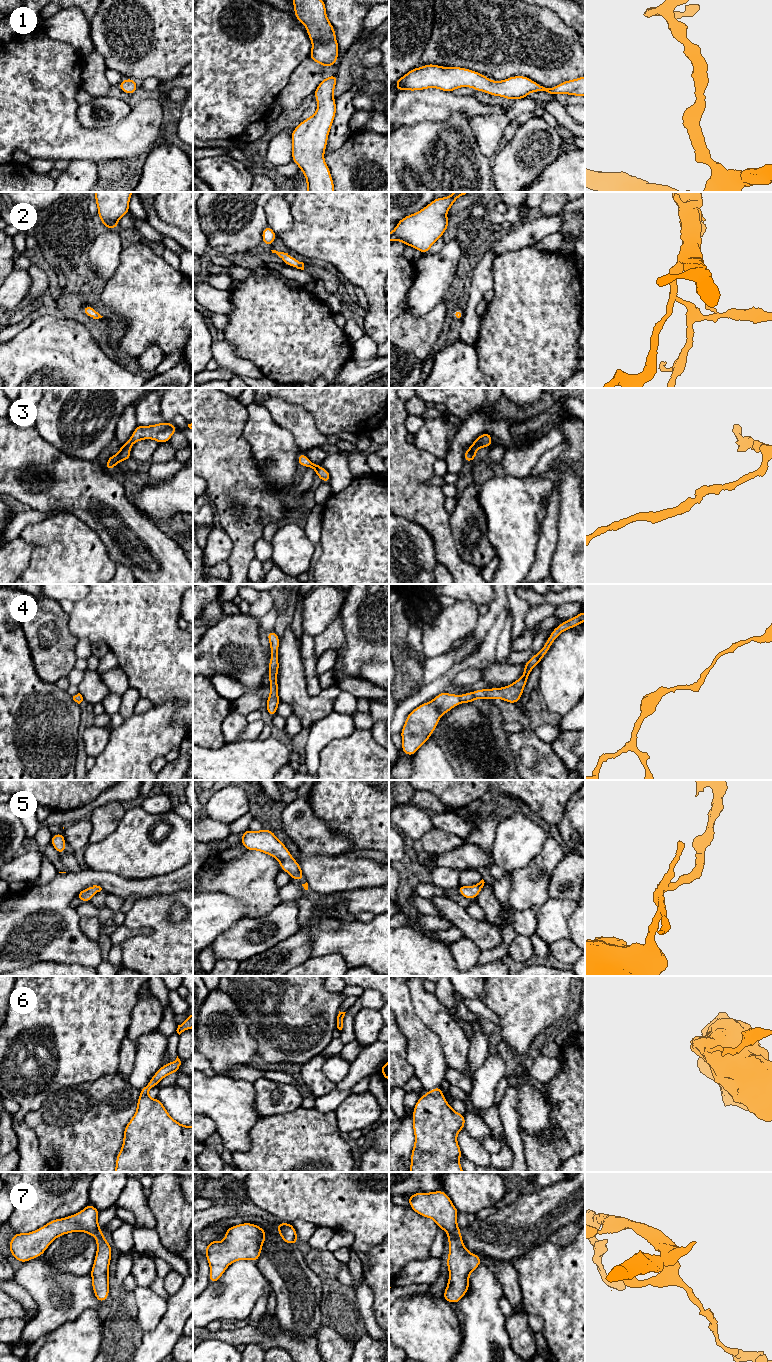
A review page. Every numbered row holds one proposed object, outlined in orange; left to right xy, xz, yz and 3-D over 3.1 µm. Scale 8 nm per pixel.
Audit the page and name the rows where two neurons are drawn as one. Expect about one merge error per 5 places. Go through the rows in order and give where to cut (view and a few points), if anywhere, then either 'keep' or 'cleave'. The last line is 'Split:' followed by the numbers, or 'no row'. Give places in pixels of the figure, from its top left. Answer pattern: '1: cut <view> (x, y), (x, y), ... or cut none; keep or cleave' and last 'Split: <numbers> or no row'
1: cut none; keep
2: cut none; keep
3: cut none; keep
4: cut none; keep
5: cut none; keep
6: cut yz (428, 1092), (440, 1094); cleave
7: cut none; keep
Split: 6

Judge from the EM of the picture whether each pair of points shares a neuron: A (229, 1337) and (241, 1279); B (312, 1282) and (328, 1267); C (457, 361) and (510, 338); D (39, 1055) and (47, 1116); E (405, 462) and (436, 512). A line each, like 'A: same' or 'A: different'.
A: different
B: different
C: different
D: different
E: same

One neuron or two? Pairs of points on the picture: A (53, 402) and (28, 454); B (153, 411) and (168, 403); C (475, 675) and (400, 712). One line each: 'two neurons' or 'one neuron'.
A: two neurons
B: two neurons
C: two neurons

